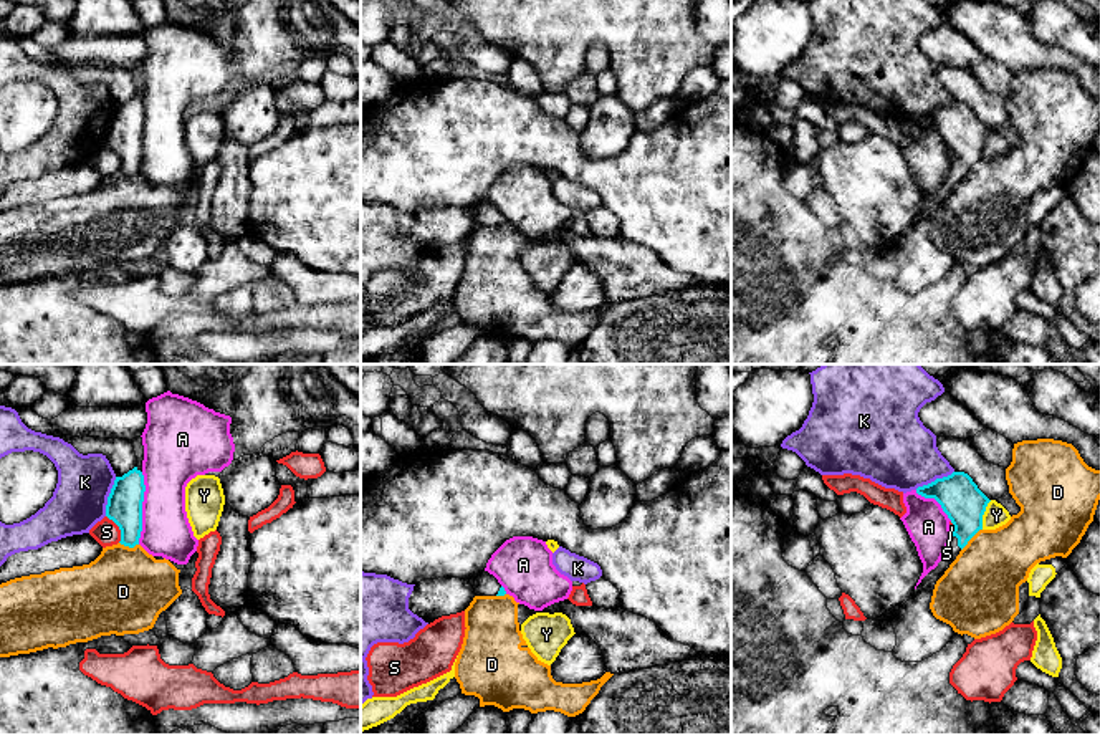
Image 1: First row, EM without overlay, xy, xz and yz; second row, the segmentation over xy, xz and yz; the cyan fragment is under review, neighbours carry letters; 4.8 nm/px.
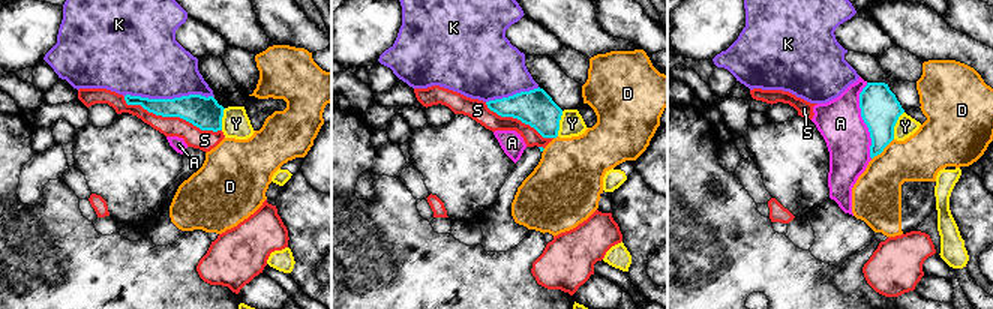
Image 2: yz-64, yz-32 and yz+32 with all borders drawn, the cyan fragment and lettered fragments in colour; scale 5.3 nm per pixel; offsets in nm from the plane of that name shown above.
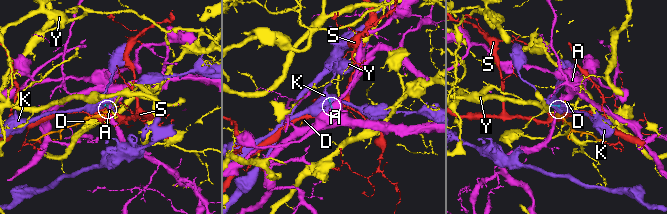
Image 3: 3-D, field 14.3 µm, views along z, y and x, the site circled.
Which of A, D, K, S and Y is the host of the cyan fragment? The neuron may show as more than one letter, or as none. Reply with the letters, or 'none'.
none

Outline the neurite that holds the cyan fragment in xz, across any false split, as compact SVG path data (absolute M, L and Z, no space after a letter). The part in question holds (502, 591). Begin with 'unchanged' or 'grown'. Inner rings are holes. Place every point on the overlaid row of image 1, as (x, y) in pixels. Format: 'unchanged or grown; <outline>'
grown; M483 571L475 578L473 589L476 596L505 596L506 594L505 588L488 571Z

